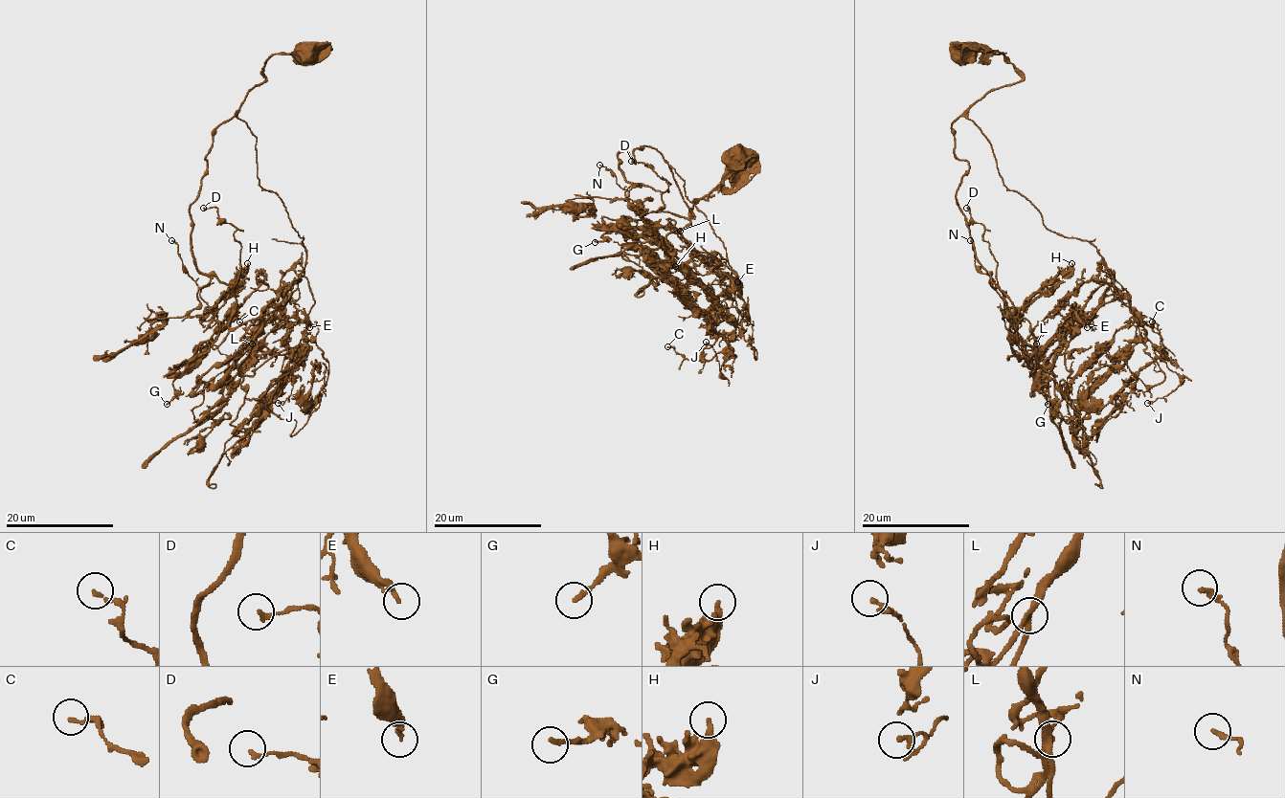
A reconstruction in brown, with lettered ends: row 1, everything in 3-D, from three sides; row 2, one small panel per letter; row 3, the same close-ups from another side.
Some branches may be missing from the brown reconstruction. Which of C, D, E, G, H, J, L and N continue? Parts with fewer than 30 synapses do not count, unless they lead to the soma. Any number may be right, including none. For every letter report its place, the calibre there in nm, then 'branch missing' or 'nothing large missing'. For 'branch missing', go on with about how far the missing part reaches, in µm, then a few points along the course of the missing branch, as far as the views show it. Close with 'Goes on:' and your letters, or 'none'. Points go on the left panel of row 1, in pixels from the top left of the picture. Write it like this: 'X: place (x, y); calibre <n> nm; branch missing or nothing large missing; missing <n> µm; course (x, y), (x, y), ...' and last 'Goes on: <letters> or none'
C: place (239, 321); calibre 130 nm; nothing large missing
D: place (203, 208); calibre 170 nm; nothing large missing
E: place (309, 327); calibre 200 nm; nothing large missing
G: place (167, 404); calibre 190 nm; nothing large missing
H: place (247, 263); calibre 240 nm; branch missing; missing 10 µm; course (247, 263), (259, 253), (269, 253), (275, 256)
J: place (278, 403); calibre 130 nm; nothing large missing
L: place (252, 343); calibre 280 nm; nothing large missing
N: place (171, 240); calibre 200 nm; nothing large missing
Goes on: H

